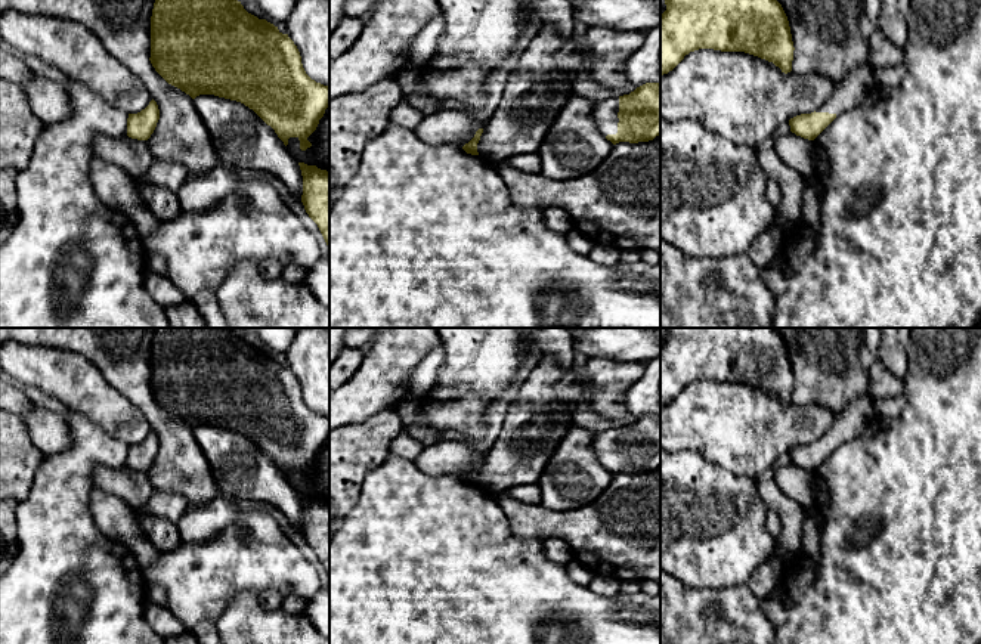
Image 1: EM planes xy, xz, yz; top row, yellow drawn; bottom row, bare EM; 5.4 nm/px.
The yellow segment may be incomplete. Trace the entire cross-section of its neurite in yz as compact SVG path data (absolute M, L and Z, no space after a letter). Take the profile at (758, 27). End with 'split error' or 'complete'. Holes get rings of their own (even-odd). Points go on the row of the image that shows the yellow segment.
M665 0L665 4L666 10L660 15L660 77L699 49L745 52L773 62L785 74L792 71L795 47L787 16L777 0Z | complete

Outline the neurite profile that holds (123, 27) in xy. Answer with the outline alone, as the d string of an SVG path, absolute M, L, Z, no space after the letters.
M0 0L0 13L6 10L40 13L81 24L92 31L108 53L142 80L158 105L160 120L146 140L154 160L177 161L188 173L201 176L219 164L219 157L194 99L168 84L149 61L154 3L155 0Z

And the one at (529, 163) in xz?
M538 152L514 155L508 160L490 161L490 164L493 165L495 170L501 162L507 162L511 167L514 167L520 171L524 171L524 173L530 173L530 174L541 173L541 160L539 160Z

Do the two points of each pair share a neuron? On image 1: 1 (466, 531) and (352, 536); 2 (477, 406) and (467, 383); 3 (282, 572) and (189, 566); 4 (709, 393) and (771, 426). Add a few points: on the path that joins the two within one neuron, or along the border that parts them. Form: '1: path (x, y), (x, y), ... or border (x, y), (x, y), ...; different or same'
1: path (438, 535), (380, 535); same
2: border (438, 399), (482, 395), (492, 403); different
3: path (259, 569), (213, 569); same
4: path (724, 408), (742, 426), (757, 426); same

